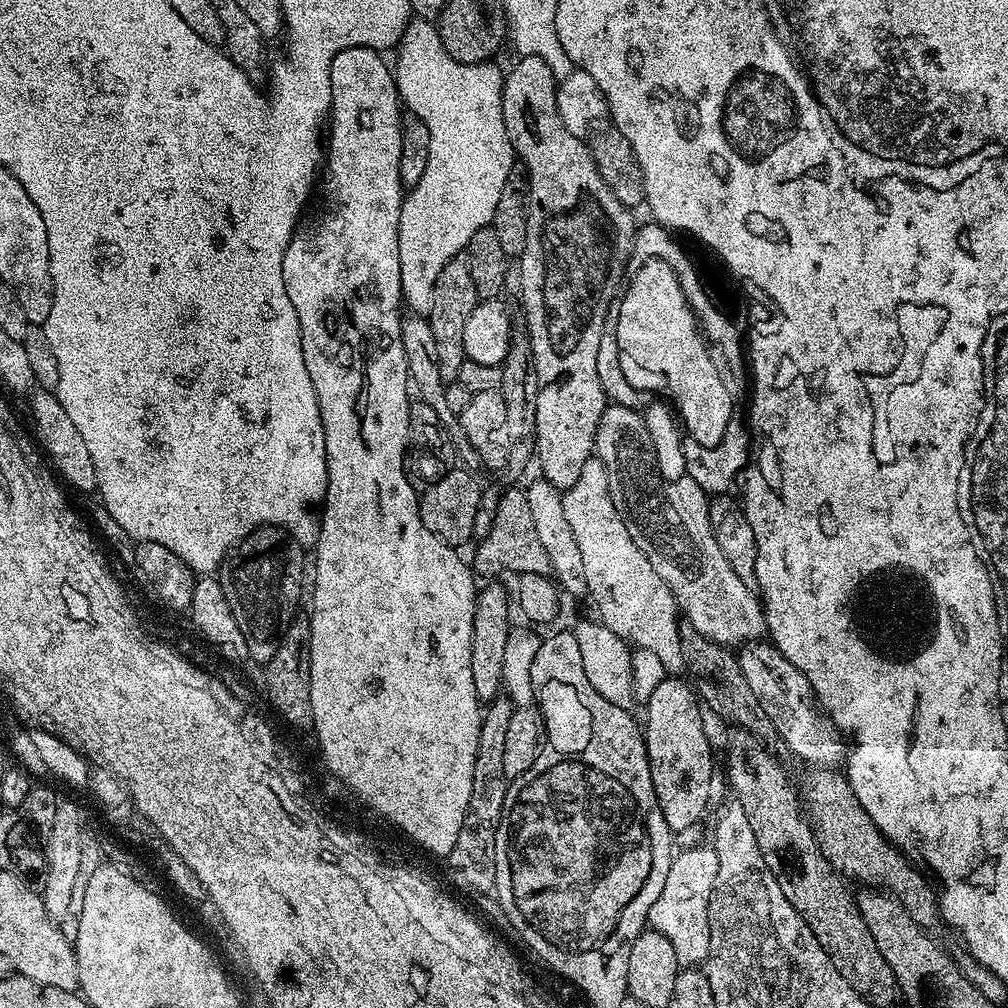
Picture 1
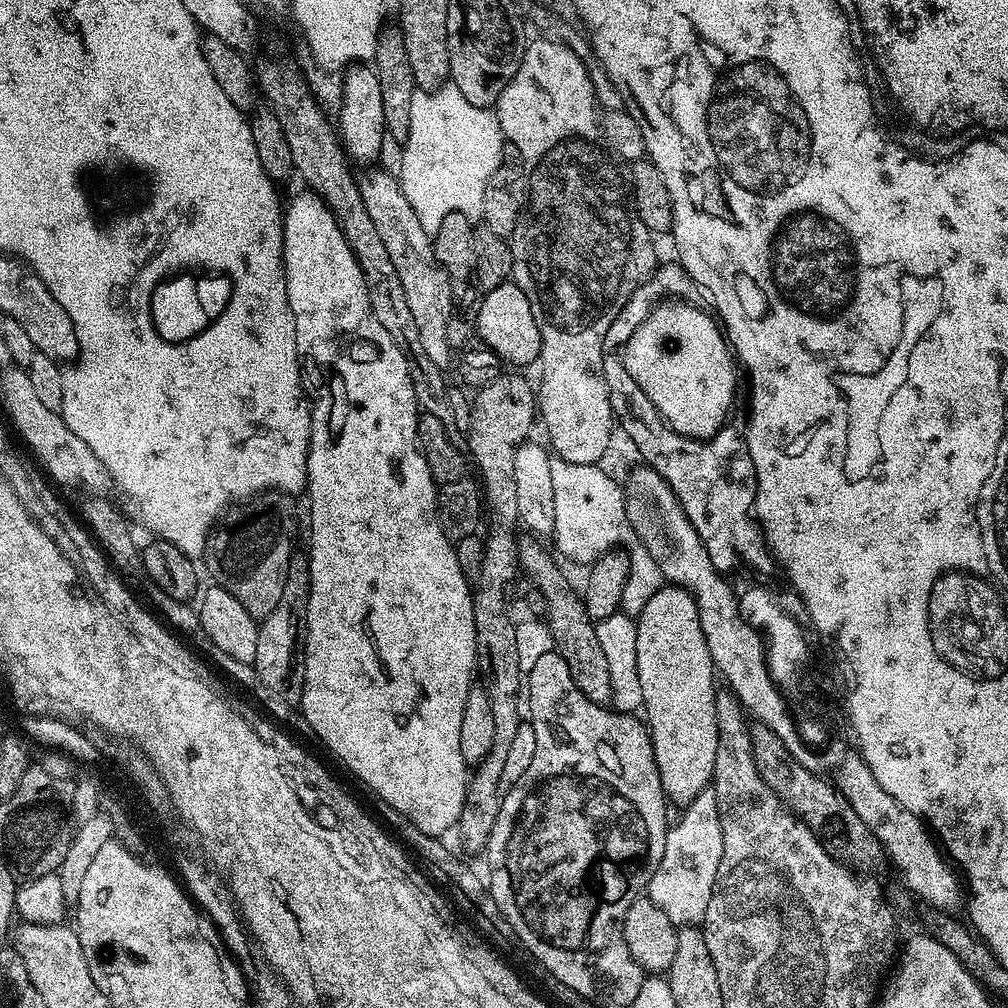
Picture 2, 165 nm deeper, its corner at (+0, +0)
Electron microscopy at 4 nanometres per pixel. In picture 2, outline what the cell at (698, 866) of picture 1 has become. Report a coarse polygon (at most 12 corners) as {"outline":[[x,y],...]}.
{"outline":[[709,786],[666,834],[646,889],[677,926],[696,926],[722,862]]}

